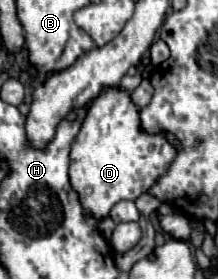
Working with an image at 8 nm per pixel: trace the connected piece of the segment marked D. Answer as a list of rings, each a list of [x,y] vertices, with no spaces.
[[[107,86],[89,104],[81,130],[73,140],[69,178],[83,208],[95,218],[103,218],[109,216],[109,210],[117,202],[137,200],[149,192],[175,156],[177,150],[163,134],[147,134],[141,128],[139,108],[133,104],[131,94],[121,86]]]

